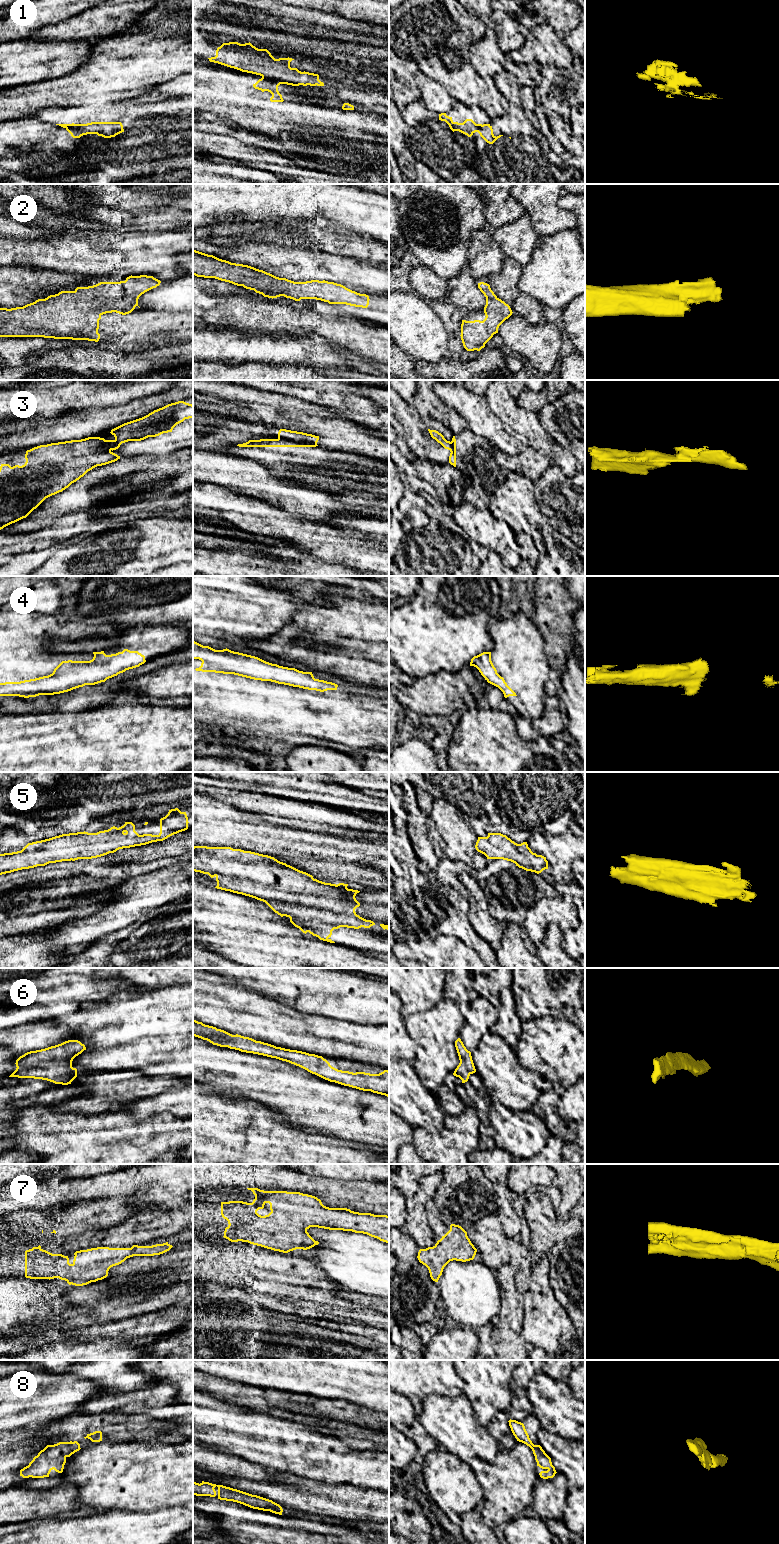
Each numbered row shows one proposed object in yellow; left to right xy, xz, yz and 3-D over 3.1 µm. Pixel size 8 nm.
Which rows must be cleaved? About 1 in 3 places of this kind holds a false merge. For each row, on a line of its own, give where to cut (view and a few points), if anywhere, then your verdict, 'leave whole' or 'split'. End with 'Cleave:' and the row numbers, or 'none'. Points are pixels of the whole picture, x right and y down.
1: cut in xz along (262, 76), (277, 79), (283, 83); split
2: no cut; leave whole
3: cut in xz along (278, 437), (316, 444); split
4: cut in yz along (483, 676), (497, 674), (509, 688); split
5: no cut; leave whole
6: no cut; leave whole
7: no cut; leave whole
8: no cut; leave whole
Cleave: 1, 3, 4

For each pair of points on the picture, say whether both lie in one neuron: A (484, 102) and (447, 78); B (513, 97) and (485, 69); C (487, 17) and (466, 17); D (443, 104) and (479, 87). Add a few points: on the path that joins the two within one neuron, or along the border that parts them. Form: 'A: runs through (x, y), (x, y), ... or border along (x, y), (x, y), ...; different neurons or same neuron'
A: runs through (475, 93), (459, 78), (456, 78); same neuron
B: border along (501, 65), (492, 77); different neurons
C: border along (466, 10), (475, 15), (488, 28); different neurons
D: border along (438, 82), (455, 100); different neurons

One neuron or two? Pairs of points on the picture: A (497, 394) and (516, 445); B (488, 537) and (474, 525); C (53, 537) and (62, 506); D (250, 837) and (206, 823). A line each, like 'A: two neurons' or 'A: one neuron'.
A: two neurons
B: one neuron
C: two neurons
D: one neuron

